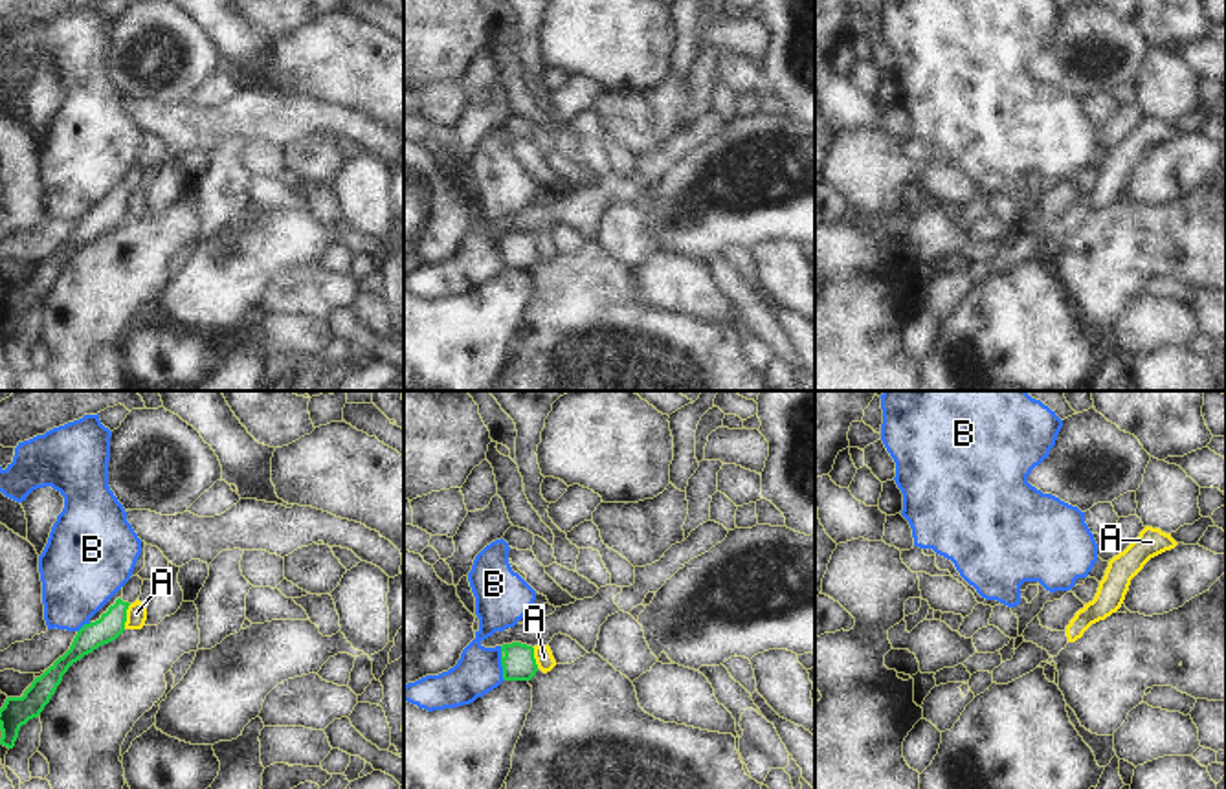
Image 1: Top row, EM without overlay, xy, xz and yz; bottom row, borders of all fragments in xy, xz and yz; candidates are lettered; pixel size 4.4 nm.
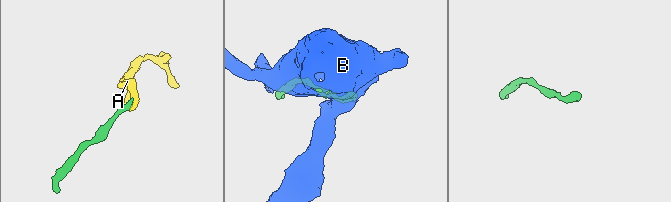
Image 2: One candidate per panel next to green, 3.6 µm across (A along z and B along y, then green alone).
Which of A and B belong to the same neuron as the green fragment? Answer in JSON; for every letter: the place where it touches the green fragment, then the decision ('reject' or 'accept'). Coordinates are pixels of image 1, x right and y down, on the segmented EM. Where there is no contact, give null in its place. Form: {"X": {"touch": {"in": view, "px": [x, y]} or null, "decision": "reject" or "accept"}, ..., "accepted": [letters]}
{"A": {"touch": {"in": "xy", "px": [125, 617]}, "decision": "reject"}, "B": {"touch": {"in": "xz", "px": [501, 663]}, "decision": "reject"}, "accepted": []}

